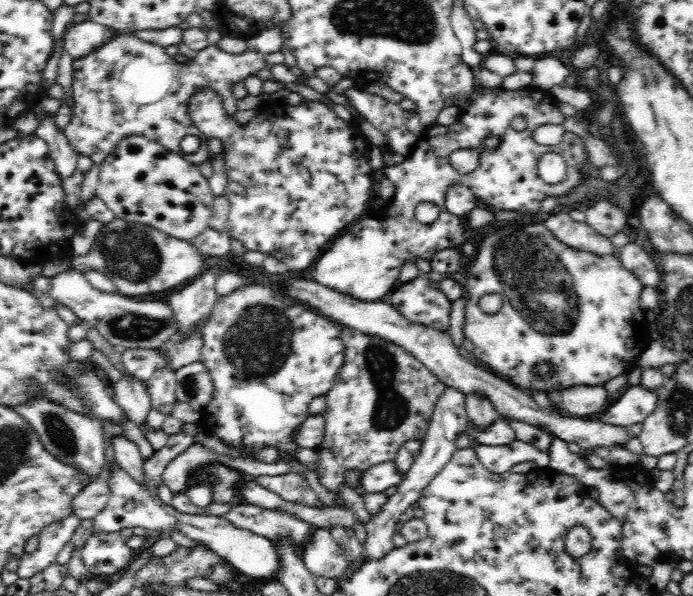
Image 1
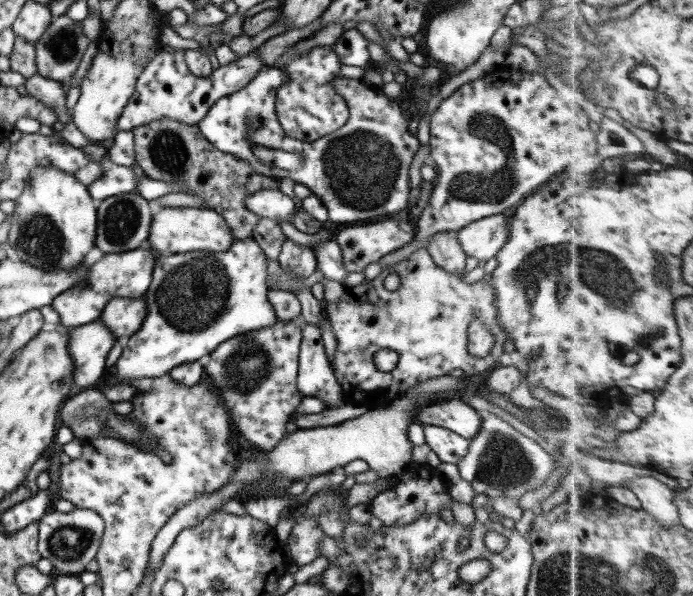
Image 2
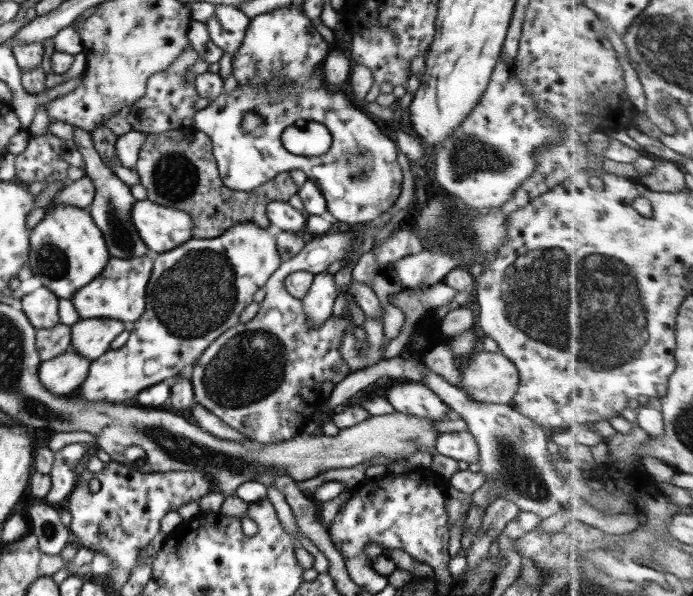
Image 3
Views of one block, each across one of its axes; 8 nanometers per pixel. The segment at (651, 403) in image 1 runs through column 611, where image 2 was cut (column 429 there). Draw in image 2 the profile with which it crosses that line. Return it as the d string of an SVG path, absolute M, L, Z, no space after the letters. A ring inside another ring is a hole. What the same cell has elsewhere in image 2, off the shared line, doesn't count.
M459 397L416 408L415 418L422 425L447 428L466 440L474 438L482 424L478 411Z

